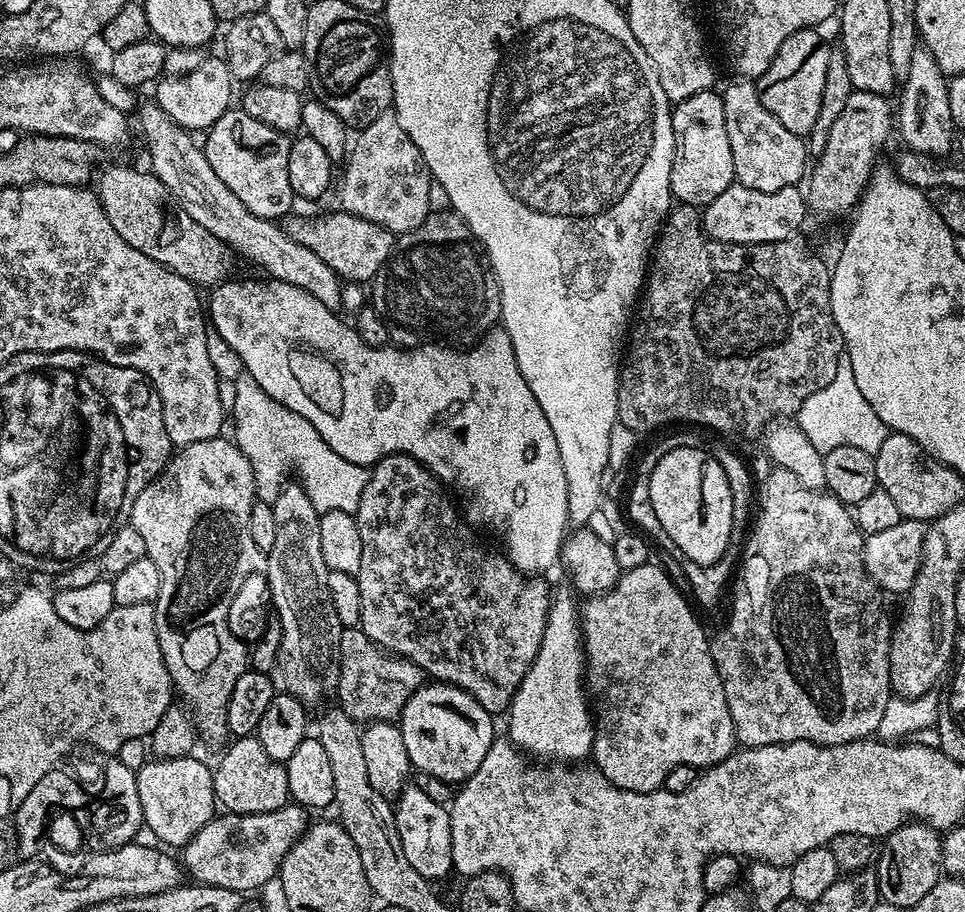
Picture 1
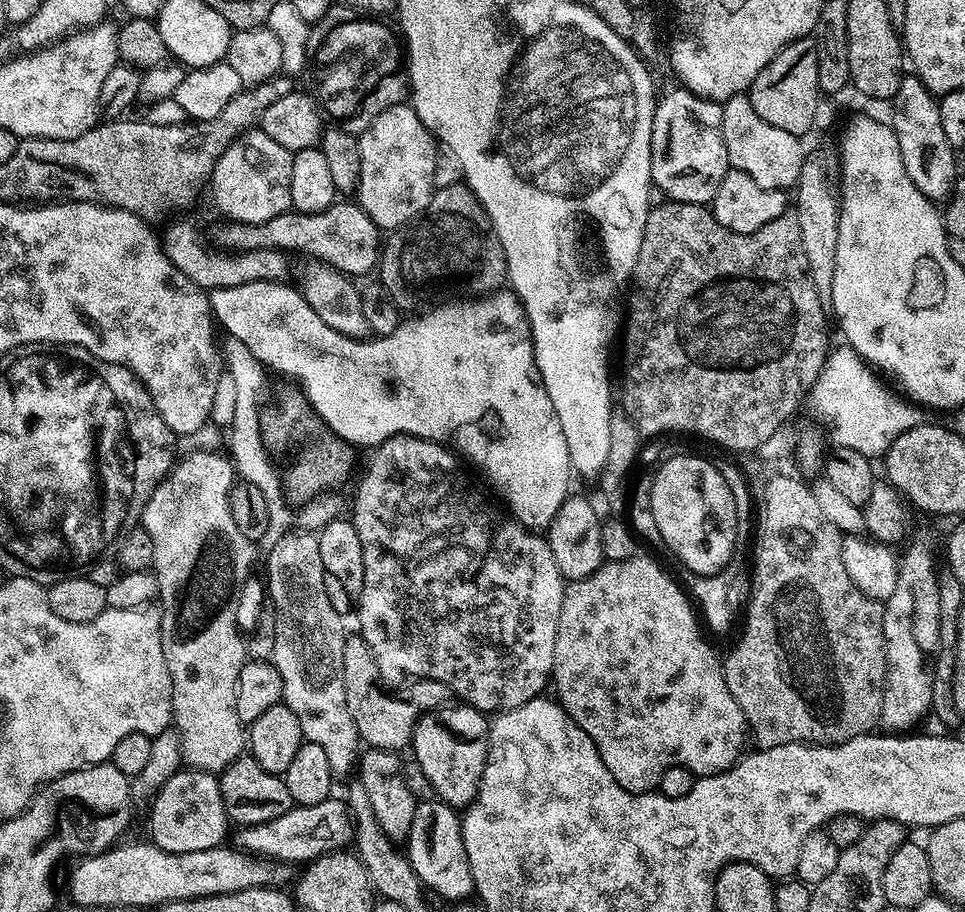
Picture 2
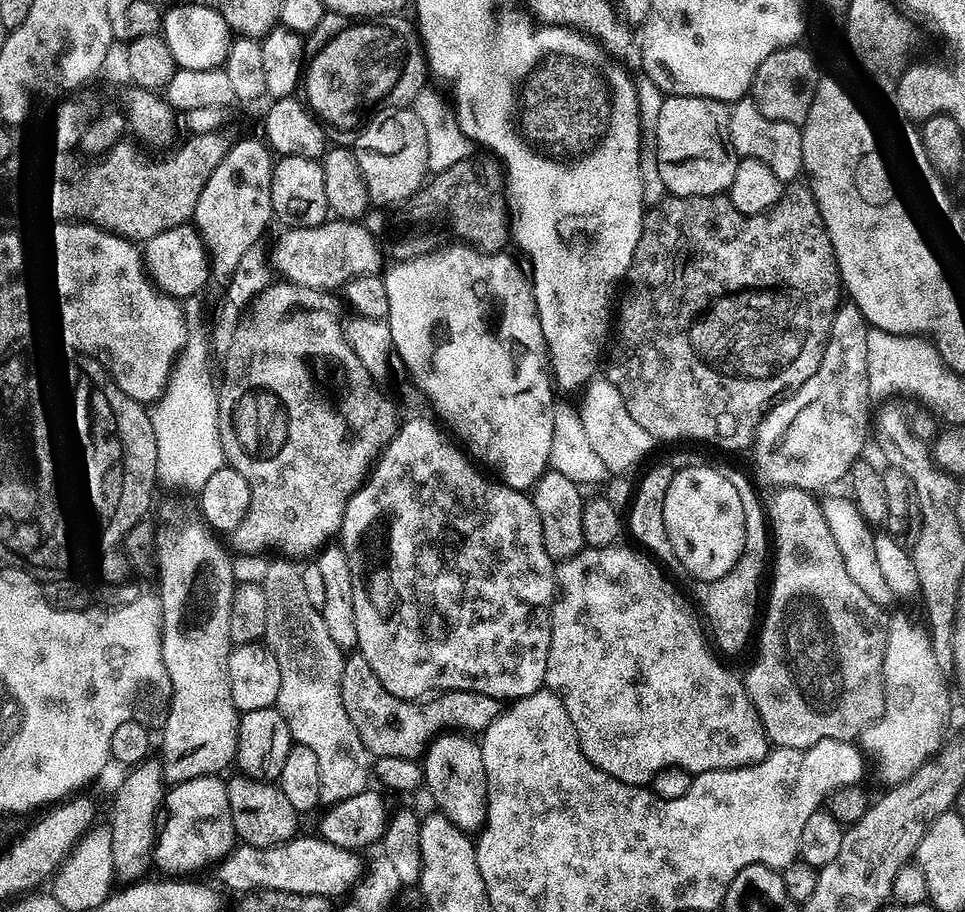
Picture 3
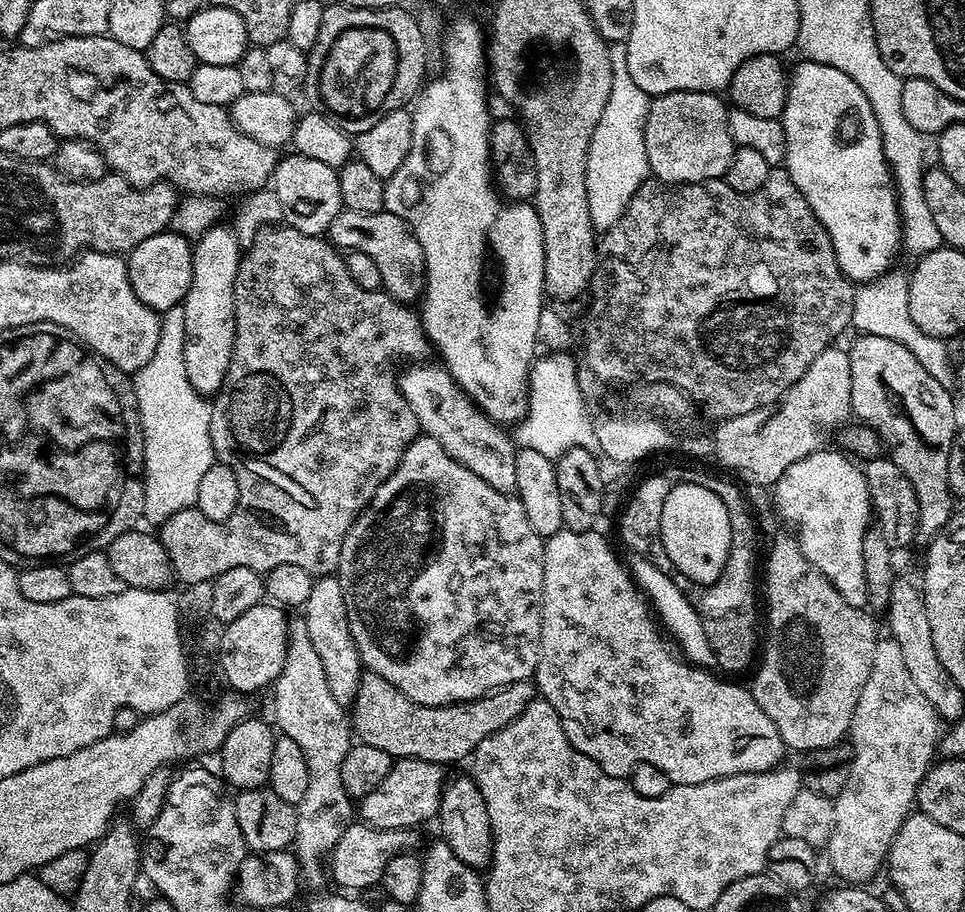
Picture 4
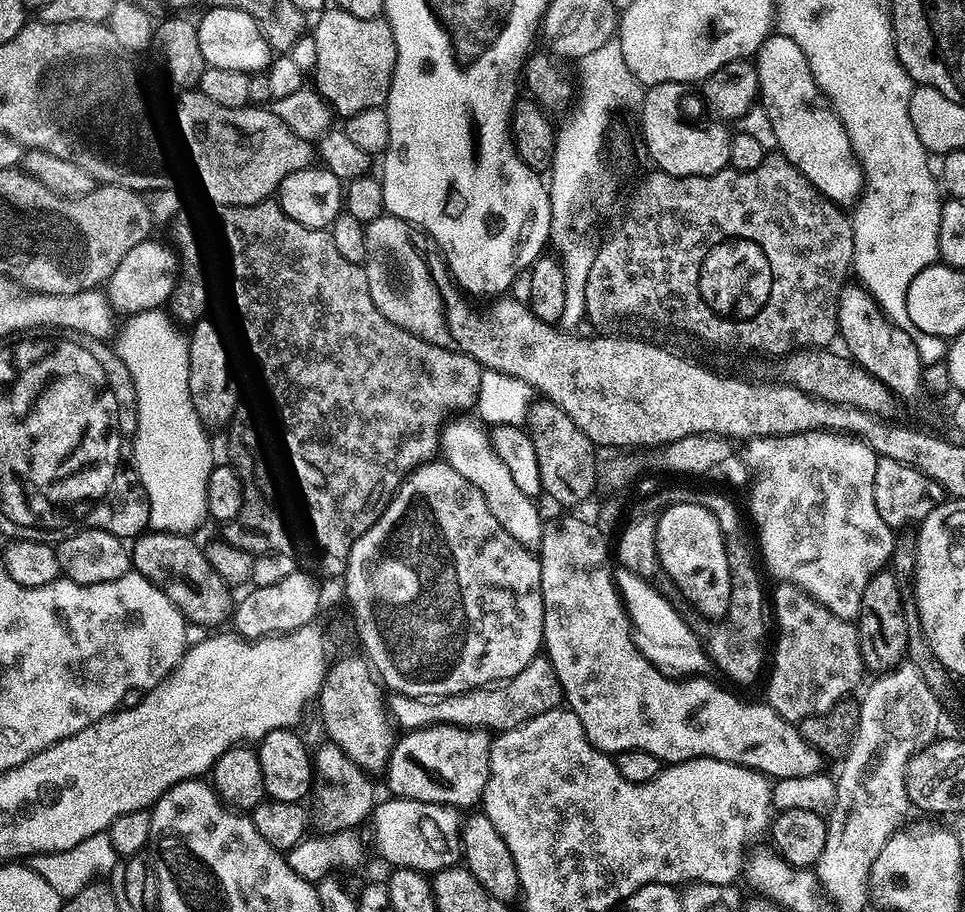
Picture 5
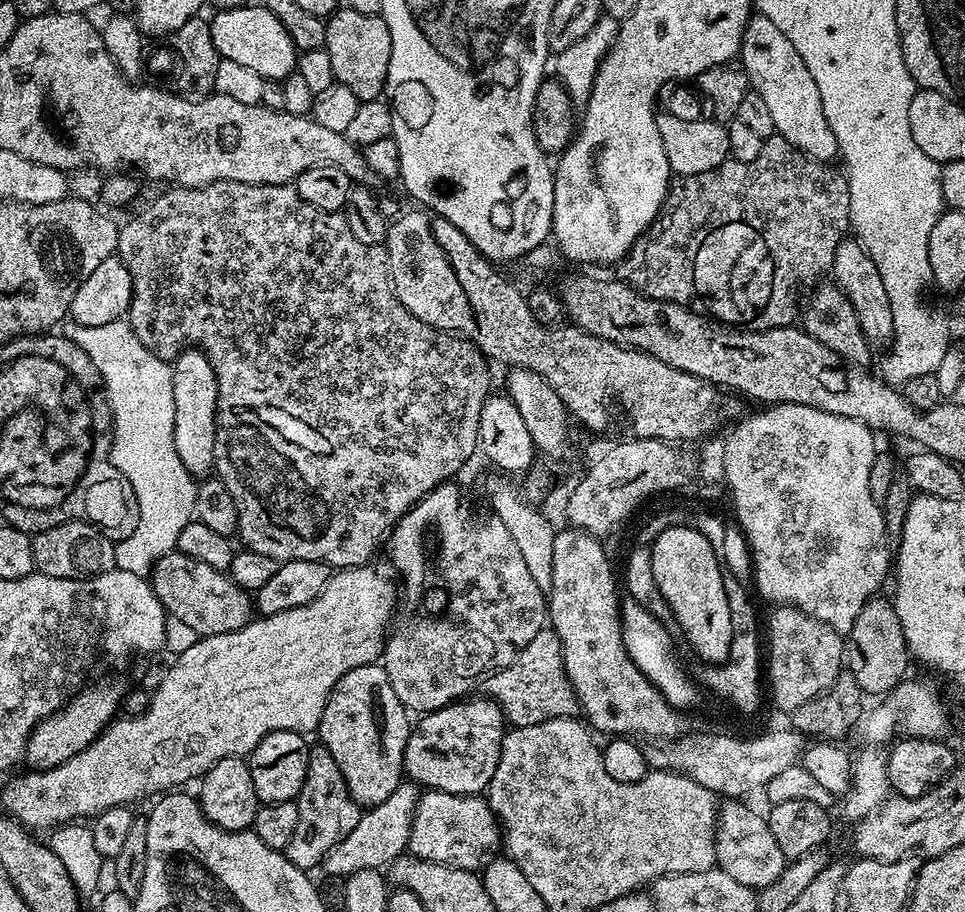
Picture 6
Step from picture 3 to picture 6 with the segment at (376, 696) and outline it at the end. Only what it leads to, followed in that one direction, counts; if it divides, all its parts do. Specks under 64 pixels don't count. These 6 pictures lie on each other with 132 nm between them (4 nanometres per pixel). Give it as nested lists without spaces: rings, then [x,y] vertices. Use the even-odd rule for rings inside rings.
[[[551,626],[538,630],[510,666],[496,669],[483,681],[483,688],[483,695],[500,707],[505,721],[514,728],[538,726],[538,722],[575,717],[580,712],[580,703],[566,674],[560,639]]]

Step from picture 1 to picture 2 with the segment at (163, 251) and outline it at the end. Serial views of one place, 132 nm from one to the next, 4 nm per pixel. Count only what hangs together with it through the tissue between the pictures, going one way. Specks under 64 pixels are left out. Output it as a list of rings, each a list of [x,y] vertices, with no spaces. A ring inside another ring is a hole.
[[[188,224],[170,225],[168,233],[162,236],[162,243],[164,253],[170,258],[170,262],[174,262],[174,266],[182,270],[186,278],[190,278],[197,286],[205,290],[242,286],[256,279],[273,282],[281,279],[280,258],[282,256],[279,251],[237,252],[235,254],[212,252],[203,246],[195,230]]]

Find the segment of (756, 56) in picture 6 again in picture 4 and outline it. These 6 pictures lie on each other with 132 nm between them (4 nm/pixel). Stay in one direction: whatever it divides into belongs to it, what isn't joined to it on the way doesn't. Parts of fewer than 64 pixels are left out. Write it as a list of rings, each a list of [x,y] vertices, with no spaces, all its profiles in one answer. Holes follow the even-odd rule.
[[[807,58],[791,69],[788,78],[788,97],[779,122],[786,134],[783,167],[788,169],[794,186],[806,198],[810,210],[830,234],[838,266],[853,282],[871,282],[889,271],[896,251],[902,248],[900,209],[888,160],[884,156],[884,143],[880,137],[880,123],[870,106],[870,98],[850,78],[834,66],[814,62]]]

